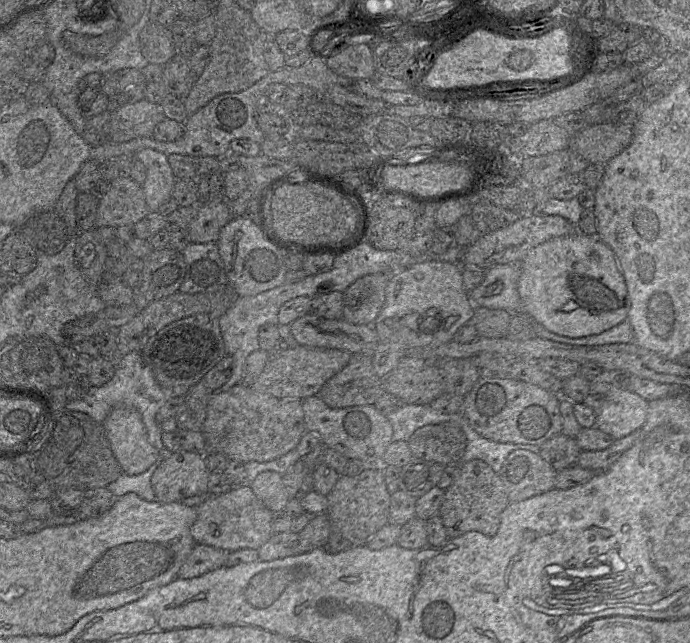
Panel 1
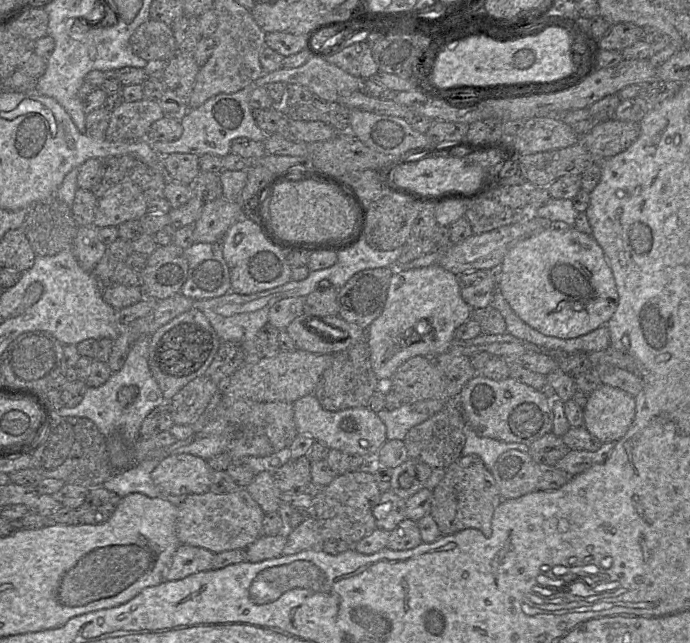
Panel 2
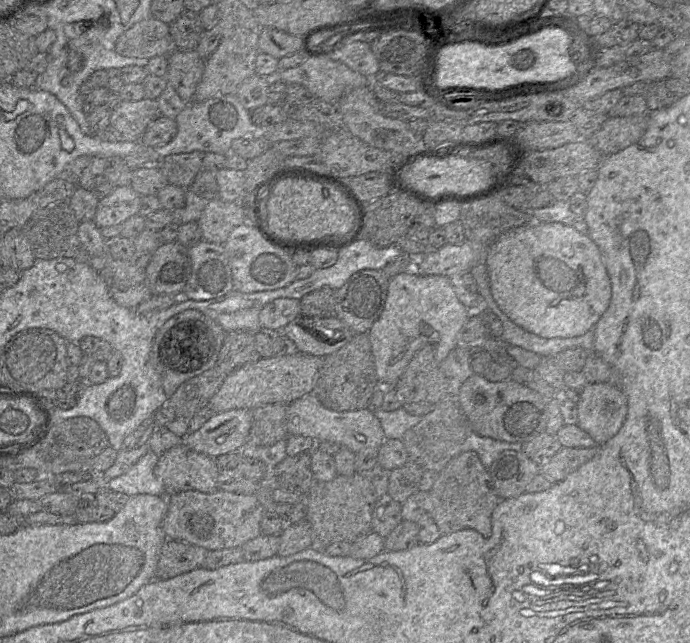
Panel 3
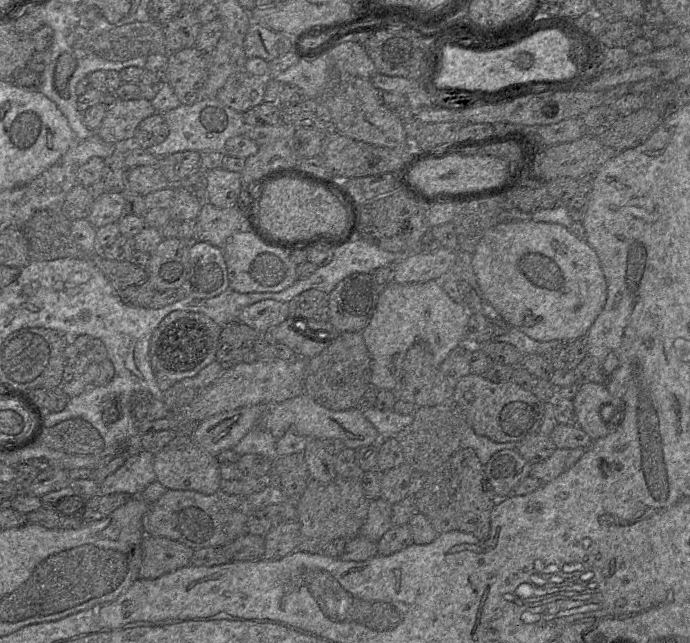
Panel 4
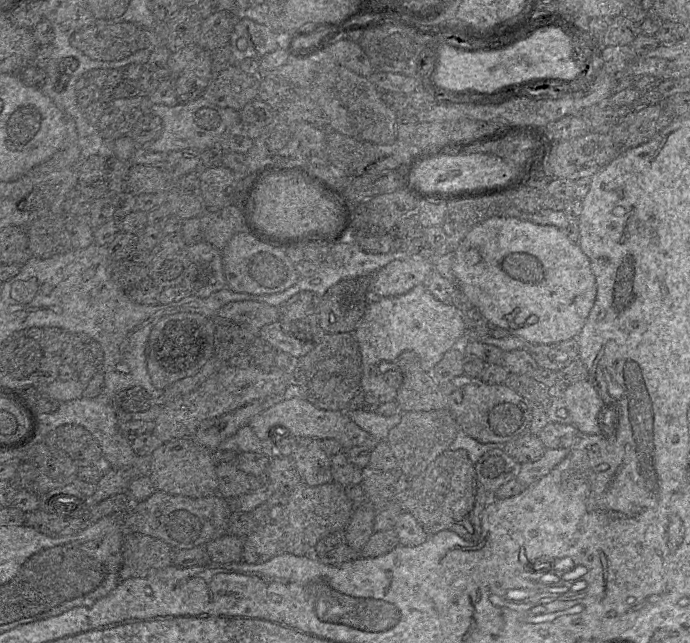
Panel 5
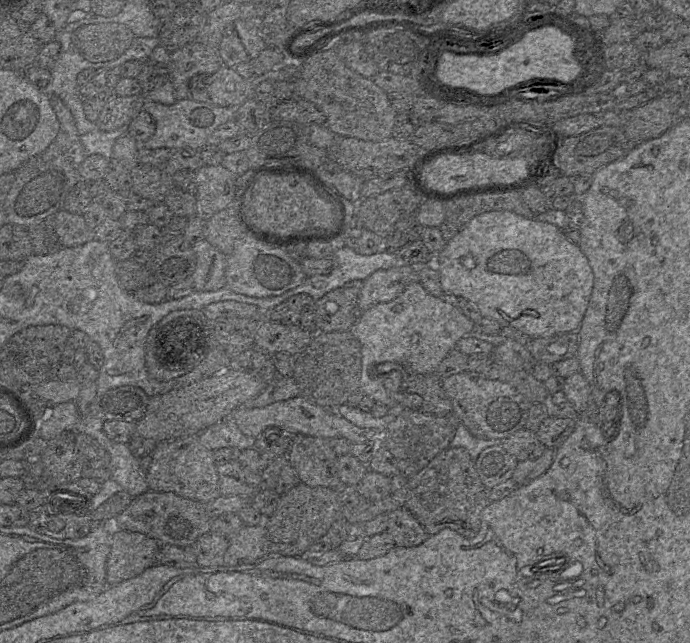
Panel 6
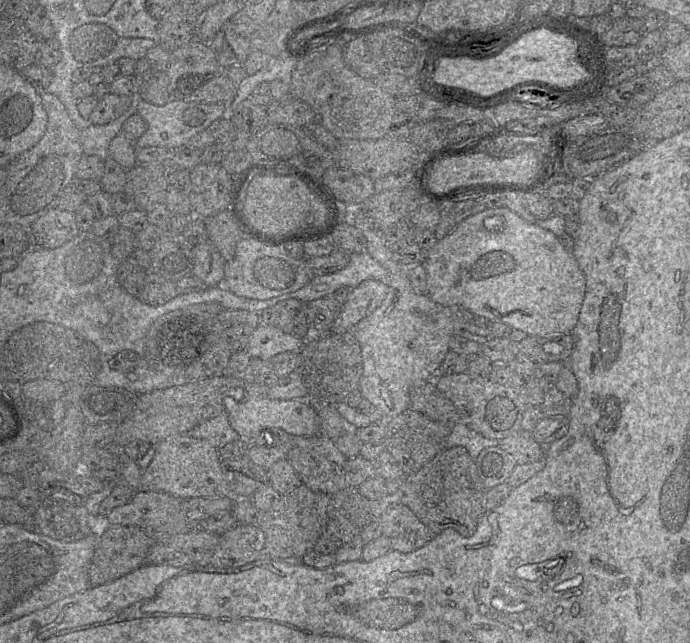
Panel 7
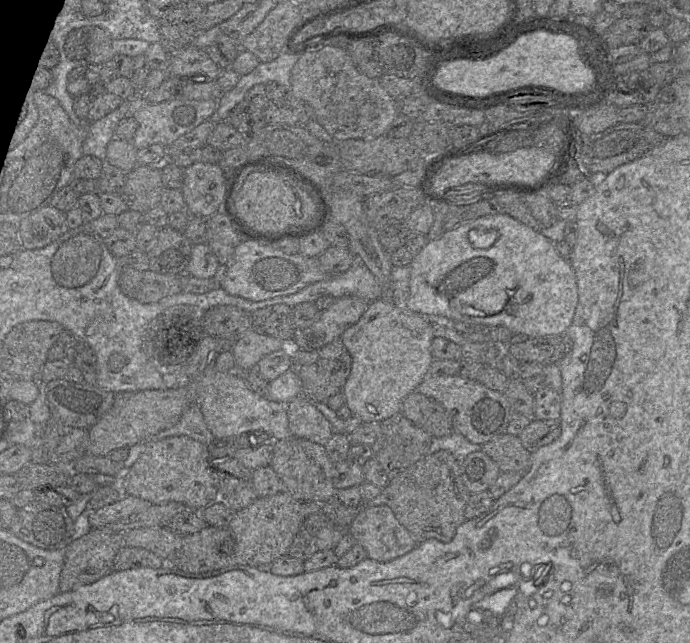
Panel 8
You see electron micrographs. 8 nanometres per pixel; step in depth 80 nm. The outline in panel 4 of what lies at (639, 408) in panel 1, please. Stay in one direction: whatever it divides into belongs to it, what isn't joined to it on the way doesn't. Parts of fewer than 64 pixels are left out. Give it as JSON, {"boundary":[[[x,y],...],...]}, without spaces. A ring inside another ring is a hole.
{"boundary":[[[604,383],[577,384],[577,393],[572,400],[576,425],[591,439],[597,440],[614,432],[624,415],[624,404],[614,398]],[[604,406],[616,406],[612,420],[602,420],[600,411]]]}

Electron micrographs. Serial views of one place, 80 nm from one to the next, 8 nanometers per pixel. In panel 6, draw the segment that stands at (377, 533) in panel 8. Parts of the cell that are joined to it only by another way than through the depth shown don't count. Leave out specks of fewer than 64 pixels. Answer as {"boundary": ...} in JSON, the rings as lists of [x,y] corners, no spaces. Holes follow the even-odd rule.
{"boundary":[[[398,508],[388,514],[388,532],[395,547],[415,547],[422,544],[428,534],[419,521],[406,508]]]}

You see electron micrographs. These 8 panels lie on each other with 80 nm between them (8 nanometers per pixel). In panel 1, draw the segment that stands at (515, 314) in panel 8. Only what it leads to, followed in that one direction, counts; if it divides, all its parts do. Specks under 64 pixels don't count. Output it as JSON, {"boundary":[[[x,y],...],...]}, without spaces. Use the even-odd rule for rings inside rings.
{"boundary":[[[572,234],[554,237],[531,249],[520,263],[518,293],[521,311],[549,332],[569,338],[600,334],[626,321],[629,312],[627,286],[611,248],[597,236]]]}

